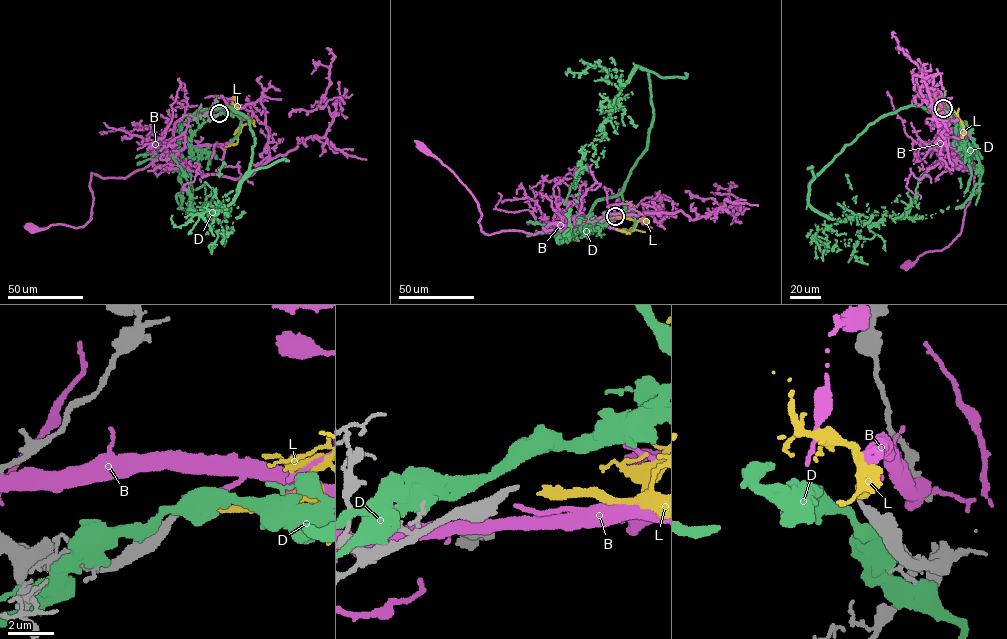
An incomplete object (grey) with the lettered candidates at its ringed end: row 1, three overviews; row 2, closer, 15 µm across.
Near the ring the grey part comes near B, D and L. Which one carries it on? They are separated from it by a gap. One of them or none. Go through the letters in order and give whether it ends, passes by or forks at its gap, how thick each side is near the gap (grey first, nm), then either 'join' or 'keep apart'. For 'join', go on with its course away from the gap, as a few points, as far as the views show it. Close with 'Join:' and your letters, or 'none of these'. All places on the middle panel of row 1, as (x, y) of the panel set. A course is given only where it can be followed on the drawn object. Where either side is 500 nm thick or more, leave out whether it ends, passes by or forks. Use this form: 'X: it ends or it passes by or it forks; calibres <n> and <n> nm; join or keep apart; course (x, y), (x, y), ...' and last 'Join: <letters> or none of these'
B: it ends; calibres 220 and 200 nm; keep apart
D: it passes by; calibres 220 and 400 nm; keep apart
L: it ends; calibres 220 and 280 nm; join; course (616, 216), (636, 222), (635, 229), (630, 232), (616, 228)
Join: L

